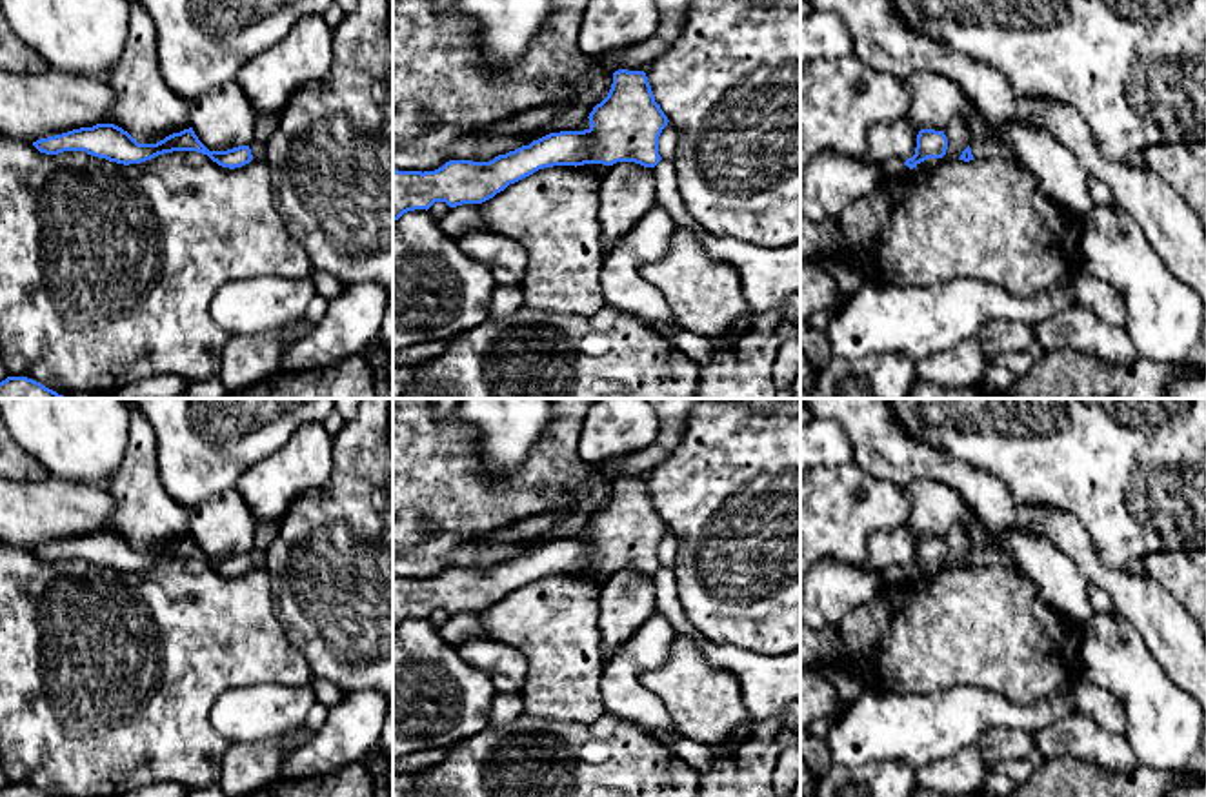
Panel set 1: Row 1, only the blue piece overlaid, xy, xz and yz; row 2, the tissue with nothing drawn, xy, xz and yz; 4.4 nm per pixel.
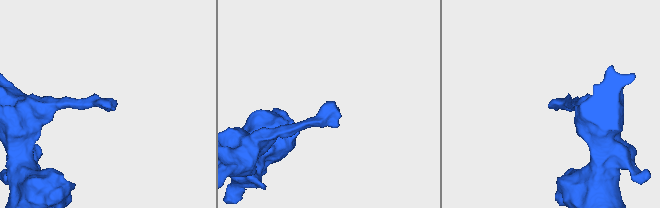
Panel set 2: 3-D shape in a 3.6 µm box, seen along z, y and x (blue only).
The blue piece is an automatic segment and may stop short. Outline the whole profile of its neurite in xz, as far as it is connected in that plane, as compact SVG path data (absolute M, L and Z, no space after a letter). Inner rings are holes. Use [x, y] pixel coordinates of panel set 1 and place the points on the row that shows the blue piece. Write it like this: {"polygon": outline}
{"polygon": "M618 69L613 73L613 84L608 96L589 113L589 127L584 131L549 133L529 146L522 146L489 162L449 160L435 171L398 171L393 169L393 222L404 213L429 209L435 202L446 202L449 207L462 204L482 204L538 169L553 166L584 166L617 162L635 162L644 167L655 167L662 158L658 155L658 136L668 126L668 116L655 102L651 86L644 71Z"}

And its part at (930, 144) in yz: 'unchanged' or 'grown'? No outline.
unchanged

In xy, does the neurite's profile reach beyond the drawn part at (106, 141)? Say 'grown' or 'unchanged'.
unchanged

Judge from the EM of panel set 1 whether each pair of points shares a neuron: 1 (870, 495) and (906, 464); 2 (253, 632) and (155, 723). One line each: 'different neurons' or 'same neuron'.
1: different neurons
2: same neuron

